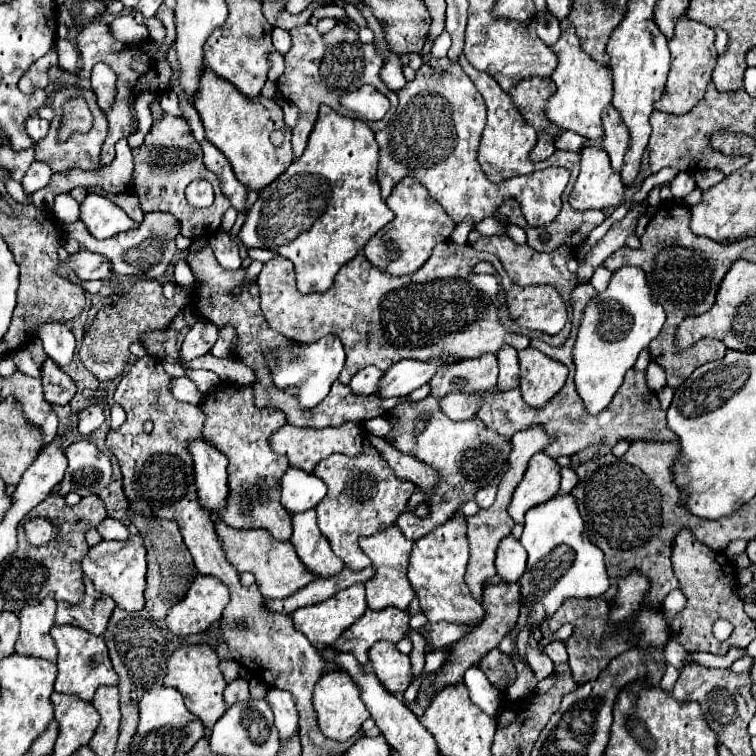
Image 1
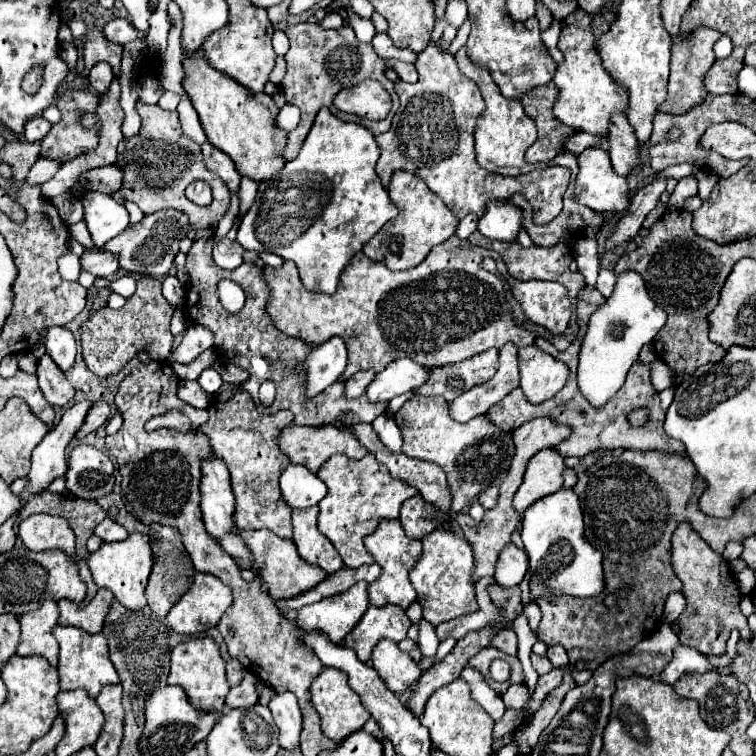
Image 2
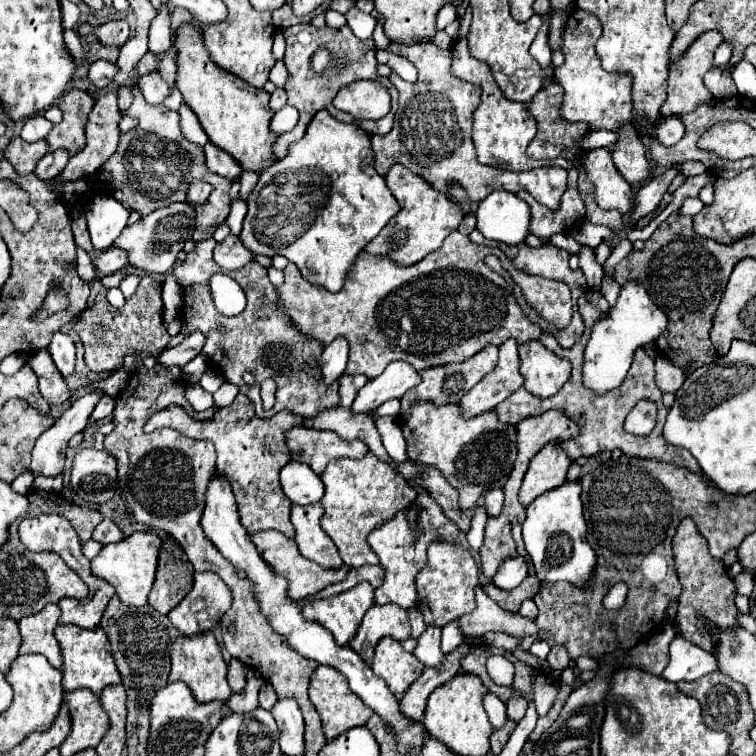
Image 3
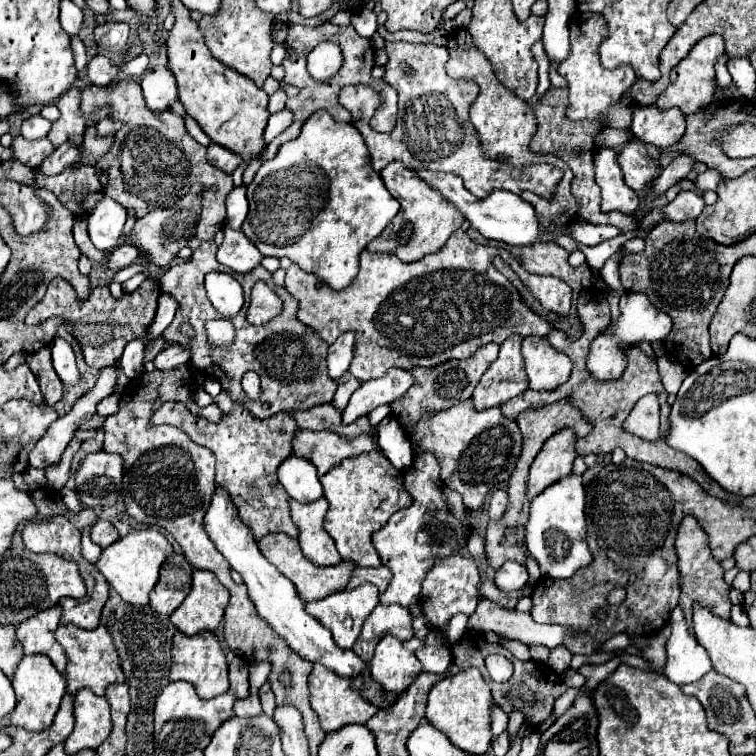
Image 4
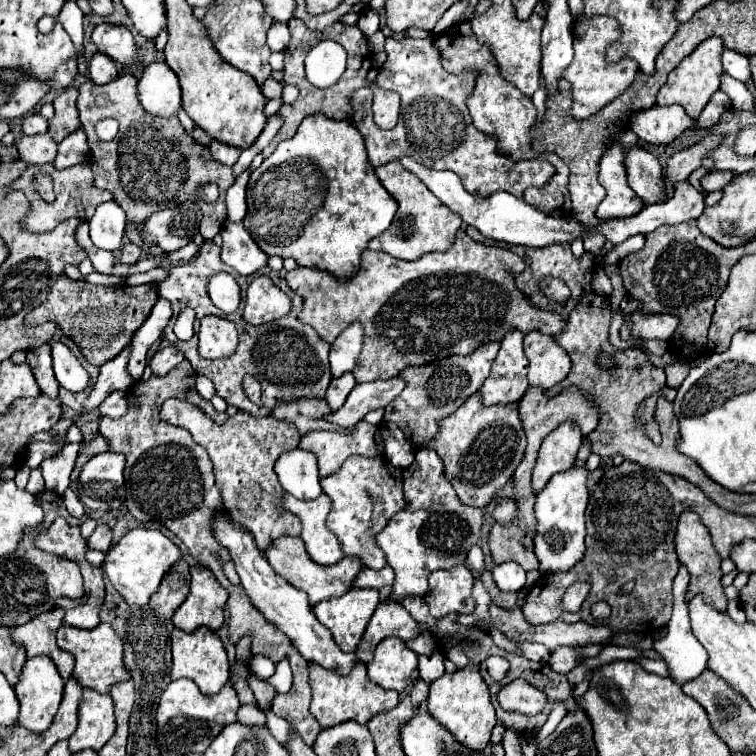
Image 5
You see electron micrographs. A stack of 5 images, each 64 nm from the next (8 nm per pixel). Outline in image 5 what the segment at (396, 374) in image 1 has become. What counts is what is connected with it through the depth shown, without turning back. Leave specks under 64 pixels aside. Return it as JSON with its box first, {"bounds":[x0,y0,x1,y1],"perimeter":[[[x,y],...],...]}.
{"bounds":[324,376,404,428],"perimeter":[[[398,376],[390,380],[356,384],[356,388],[346,398],[344,406],[324,416],[324,420],[342,428],[354,428],[354,424],[362,420],[368,412],[386,408],[402,392],[402,388],[404,388],[404,380],[400,380]]]}

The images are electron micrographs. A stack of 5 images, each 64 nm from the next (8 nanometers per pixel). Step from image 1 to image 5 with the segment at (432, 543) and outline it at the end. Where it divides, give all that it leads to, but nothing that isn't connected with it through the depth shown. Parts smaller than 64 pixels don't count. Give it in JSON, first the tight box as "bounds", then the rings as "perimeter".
{"bounds":[424,566,474,618],"perimeter":[[[454,566],[450,570],[436,570],[428,578],[430,590],[424,596],[434,618],[442,618],[448,612],[470,614],[474,610],[472,584],[474,578],[466,566]]]}

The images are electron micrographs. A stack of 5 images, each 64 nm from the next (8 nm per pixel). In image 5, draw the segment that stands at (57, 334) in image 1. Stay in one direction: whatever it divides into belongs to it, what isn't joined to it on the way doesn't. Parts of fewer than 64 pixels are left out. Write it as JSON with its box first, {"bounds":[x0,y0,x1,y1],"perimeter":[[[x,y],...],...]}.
{"bounds":[52,342,90,392],"perimeter":[[[54,342],[52,344],[52,358],[54,358],[56,380],[62,388],[66,388],[70,392],[82,392],[90,384],[90,374],[76,360],[76,356],[72,354],[72,350],[66,344]]]}

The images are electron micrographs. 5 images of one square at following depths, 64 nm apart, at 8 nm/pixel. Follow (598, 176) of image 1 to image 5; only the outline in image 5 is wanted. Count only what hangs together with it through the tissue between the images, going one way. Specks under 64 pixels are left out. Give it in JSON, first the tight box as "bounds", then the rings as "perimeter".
{"bounds":[596,142,644,220],"perimeter":[[[614,142],[600,160],[600,184],[606,188],[606,198],[596,208],[598,220],[612,220],[620,216],[632,216],[644,208],[642,200],[626,182],[624,166],[626,150],[620,142]]]}

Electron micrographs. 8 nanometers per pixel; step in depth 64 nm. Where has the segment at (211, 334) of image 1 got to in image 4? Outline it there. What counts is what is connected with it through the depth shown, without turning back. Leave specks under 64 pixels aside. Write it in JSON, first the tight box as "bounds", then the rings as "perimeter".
{"bounds":[154,344,188,370],"perimeter":[[[178,344],[164,348],[156,358],[154,358],[154,366],[156,370],[172,370],[180,364],[188,362],[188,348],[180,348]]]}

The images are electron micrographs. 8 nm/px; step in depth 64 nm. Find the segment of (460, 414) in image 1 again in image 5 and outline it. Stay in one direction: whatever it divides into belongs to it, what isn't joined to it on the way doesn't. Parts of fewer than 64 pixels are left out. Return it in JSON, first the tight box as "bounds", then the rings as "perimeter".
{"bounds":[480,328,528,406],"perimeter":[[[514,328],[508,330],[504,340],[500,342],[498,356],[492,364],[490,376],[480,388],[486,406],[516,402],[524,396],[528,388],[528,358],[522,350],[522,338],[524,334]]]}

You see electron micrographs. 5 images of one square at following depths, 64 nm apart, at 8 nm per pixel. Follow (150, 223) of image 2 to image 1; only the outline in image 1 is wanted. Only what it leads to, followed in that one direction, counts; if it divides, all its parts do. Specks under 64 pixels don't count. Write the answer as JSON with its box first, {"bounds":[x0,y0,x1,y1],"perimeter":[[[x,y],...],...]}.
{"bounds":[64,212,180,278],"perimeter":[[[148,212],[144,214],[144,220],[138,228],[116,234],[108,240],[96,240],[92,238],[92,234],[88,231],[84,222],[74,222],[68,228],[64,228],[68,238],[76,238],[80,242],[82,248],[102,254],[112,262],[112,270],[120,276],[148,276],[148,278],[160,278],[166,268],[170,266],[176,250],[176,236],[180,234],[180,222],[164,212]]]}

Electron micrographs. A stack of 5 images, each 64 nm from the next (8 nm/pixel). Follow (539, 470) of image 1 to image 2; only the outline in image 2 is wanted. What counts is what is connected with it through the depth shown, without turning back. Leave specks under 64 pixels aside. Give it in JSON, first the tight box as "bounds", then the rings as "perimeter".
{"bounds":[514,448,564,512],"perimeter":[[[554,448],[540,450],[540,454],[532,456],[524,474],[524,482],[514,496],[514,508],[518,512],[524,512],[538,498],[560,490],[564,482],[564,470],[564,456],[560,456]]]}

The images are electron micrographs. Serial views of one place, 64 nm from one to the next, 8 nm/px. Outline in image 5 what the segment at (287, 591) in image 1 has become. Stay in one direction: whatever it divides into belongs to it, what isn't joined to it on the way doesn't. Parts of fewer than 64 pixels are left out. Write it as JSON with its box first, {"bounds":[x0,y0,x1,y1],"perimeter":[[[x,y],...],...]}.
{"bounds":[266,536,364,606],"perimeter":[[[282,536],[278,540],[272,542],[270,550],[266,552],[266,558],[270,562],[270,566],[284,578],[288,580],[288,584],[292,584],[298,590],[304,590],[310,598],[310,606],[316,606],[322,600],[328,598],[340,598],[342,594],[346,594],[352,588],[352,580],[358,576],[358,572],[364,568],[364,564],[360,562],[360,558],[356,556],[346,556],[340,562],[332,564],[332,566],[318,566],[316,562],[310,560],[310,556],[306,554],[304,542],[302,538],[294,538],[294,536]]]}

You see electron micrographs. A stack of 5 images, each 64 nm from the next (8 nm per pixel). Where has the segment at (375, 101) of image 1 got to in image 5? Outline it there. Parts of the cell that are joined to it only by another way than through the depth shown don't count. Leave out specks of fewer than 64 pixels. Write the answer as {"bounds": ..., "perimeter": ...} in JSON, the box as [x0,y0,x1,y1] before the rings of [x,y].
{"bounds":[351,38,554,198],"perimeter":[[[386,38],[388,60],[380,66],[380,72],[374,80],[374,86],[398,92],[402,98],[400,120],[392,130],[382,130],[372,120],[373,90],[362,87],[351,98],[353,108],[352,122],[358,128],[368,158],[372,166],[386,164],[402,154],[412,156],[414,160],[426,162],[434,170],[452,170],[460,176],[464,188],[470,194],[490,196],[498,190],[510,192],[516,198],[522,198],[522,192],[528,186],[542,186],[554,174],[554,168],[542,160],[520,160],[514,162],[508,156],[496,152],[496,140],[480,130],[474,124],[468,124],[464,94],[454,94],[452,90],[469,90],[475,84],[476,72],[464,70],[460,74],[450,74],[440,64],[440,54],[432,48],[432,40],[414,40],[414,38]]]}

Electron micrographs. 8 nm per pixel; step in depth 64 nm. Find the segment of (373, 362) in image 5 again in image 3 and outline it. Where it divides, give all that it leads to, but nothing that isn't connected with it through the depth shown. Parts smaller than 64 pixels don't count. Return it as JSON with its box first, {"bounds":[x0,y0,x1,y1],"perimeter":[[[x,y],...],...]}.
{"bounds":[278,230,572,378],"perimeter":[[[458,230],[452,232],[444,244],[428,254],[424,260],[412,264],[412,266],[400,266],[388,256],[372,256],[368,252],[360,252],[356,258],[356,268],[348,274],[346,284],[340,292],[332,294],[326,288],[320,288],[316,284],[310,284],[296,264],[288,264],[284,270],[284,284],[278,288],[280,300],[288,308],[290,322],[310,338],[320,340],[322,344],[330,344],[330,340],[338,336],[348,336],[350,342],[350,364],[346,368],[346,374],[364,374],[366,378],[376,378],[378,374],[384,372],[384,368],[390,362],[404,360],[408,362],[414,370],[424,370],[424,368],[434,368],[440,364],[450,364],[450,362],[462,362],[476,352],[480,352],[488,344],[500,346],[504,340],[514,338],[520,344],[528,340],[538,340],[542,336],[542,328],[536,326],[528,316],[524,316],[522,308],[518,306],[512,288],[508,282],[490,270],[484,264],[484,258],[488,254],[496,254],[502,262],[504,269],[514,278],[514,282],[522,288],[524,298],[556,328],[564,328],[570,318],[572,318],[572,302],[570,302],[570,288],[568,284],[560,280],[550,280],[550,278],[540,278],[526,274],[512,265],[512,260],[508,262],[504,252],[500,248],[488,248],[488,246],[478,246],[470,242],[468,236],[462,236]]]}

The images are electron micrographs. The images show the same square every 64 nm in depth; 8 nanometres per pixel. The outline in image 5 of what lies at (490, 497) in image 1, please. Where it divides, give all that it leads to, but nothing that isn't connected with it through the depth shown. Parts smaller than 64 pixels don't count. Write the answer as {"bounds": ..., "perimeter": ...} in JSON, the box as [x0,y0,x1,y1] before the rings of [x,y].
{"bounds":[492,500,518,524],"perimeter":[[[498,500],[492,518],[500,524],[512,524],[512,520],[516,520],[518,516],[518,506],[514,500]]]}

